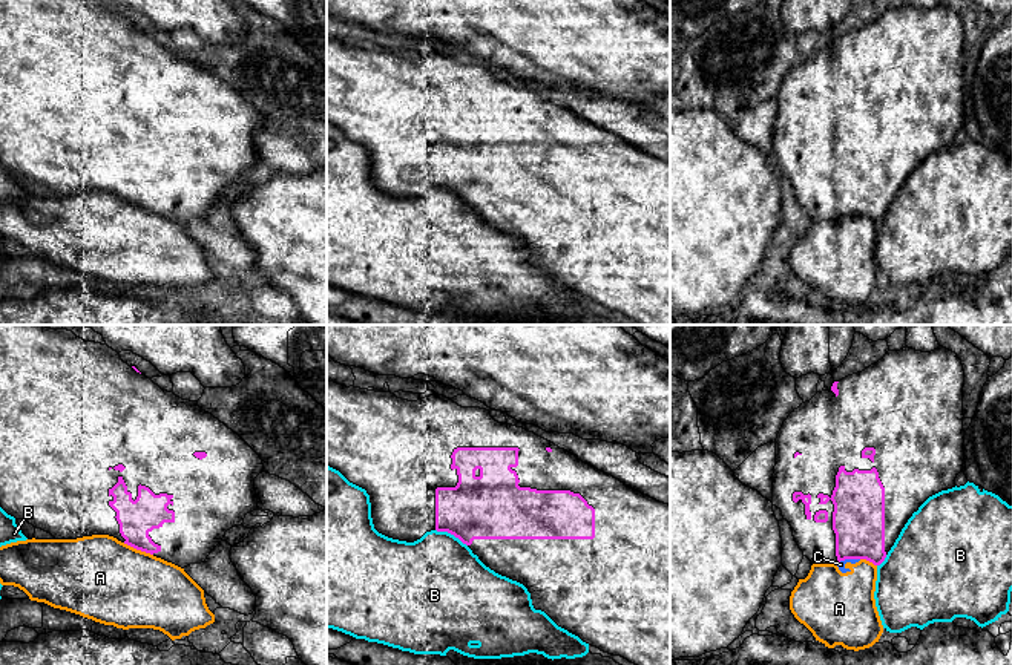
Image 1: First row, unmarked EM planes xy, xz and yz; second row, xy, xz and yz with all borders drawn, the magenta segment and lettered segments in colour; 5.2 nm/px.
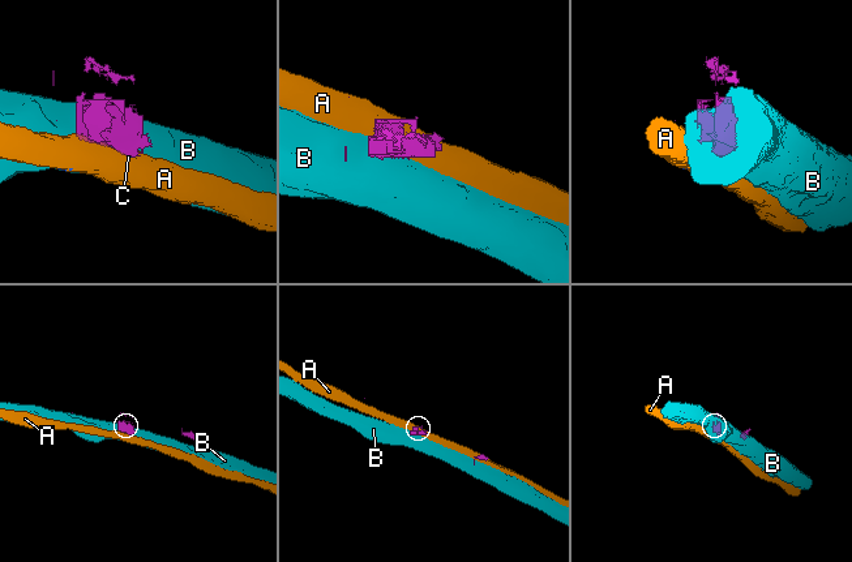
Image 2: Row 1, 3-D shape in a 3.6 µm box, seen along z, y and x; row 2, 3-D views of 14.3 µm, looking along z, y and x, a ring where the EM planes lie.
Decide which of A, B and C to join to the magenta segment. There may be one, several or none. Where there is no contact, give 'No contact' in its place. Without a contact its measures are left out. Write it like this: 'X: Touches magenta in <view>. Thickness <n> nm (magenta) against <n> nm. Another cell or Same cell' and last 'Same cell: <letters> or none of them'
A: Touches magenta in xy. Thickness 190 nm (magenta) against 440 nm. Another cell
B: Touches magenta in xz. Thickness 340 nm (magenta) against 460 nm. Another cell
C: Touches magenta in yz. Thickness 280 nm (magenta) against 40 nm. Another cell
Same cell: none of them

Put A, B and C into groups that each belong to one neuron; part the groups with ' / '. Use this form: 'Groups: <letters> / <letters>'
Groups: A C / B

